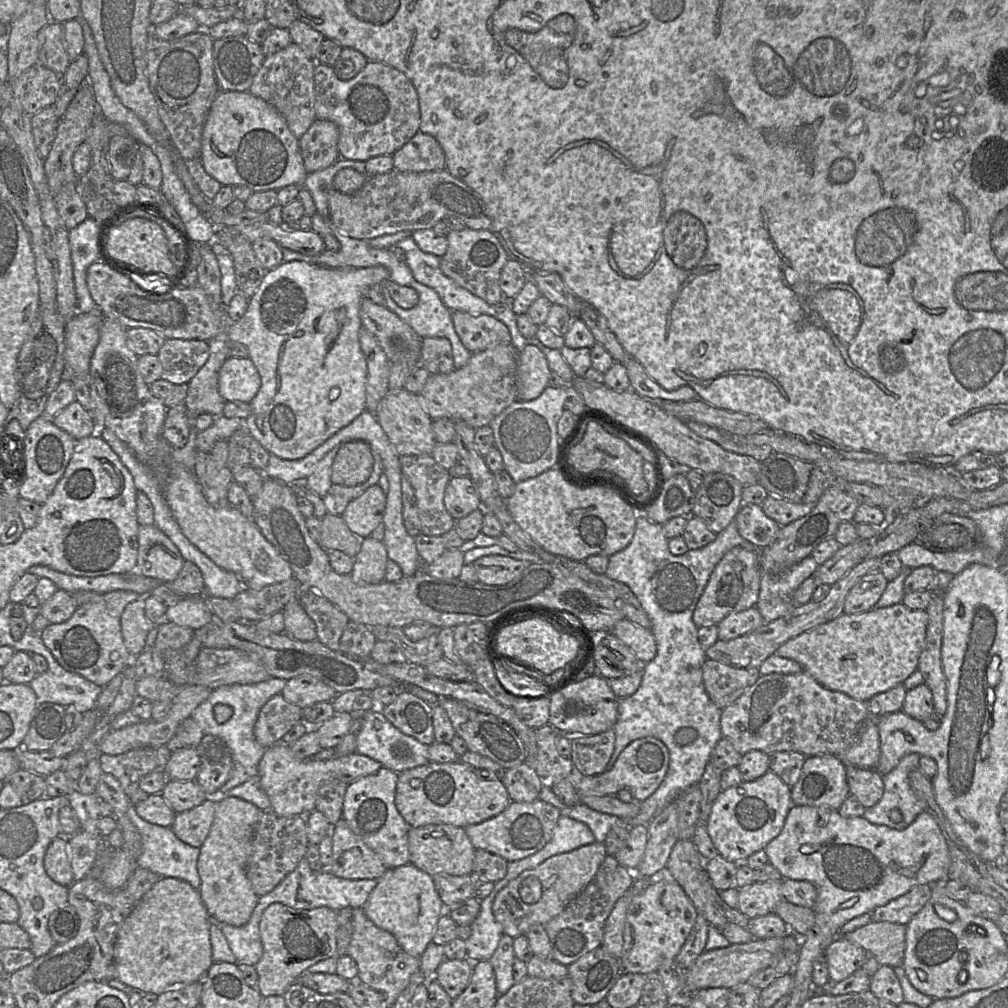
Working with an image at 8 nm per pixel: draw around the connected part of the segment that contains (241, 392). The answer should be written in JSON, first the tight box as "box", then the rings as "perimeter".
{"box":[219,356,261,403],"perimeter":[[[229,356],[219,372],[219,393],[227,401],[250,403],[261,384],[260,373],[249,357]]]}

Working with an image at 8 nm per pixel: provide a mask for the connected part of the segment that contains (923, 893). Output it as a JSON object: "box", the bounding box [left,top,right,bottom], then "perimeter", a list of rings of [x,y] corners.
{"box":[872,884,932,925],"perimeter":[[[929,884],[914,886],[907,893],[873,910],[872,921],[907,925],[930,900],[931,895],[932,889]]]}

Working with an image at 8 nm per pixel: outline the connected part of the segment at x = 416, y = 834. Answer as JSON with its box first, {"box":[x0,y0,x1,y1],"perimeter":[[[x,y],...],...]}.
{"box":[408,824,476,876],"perimeter":[[[430,824],[410,827],[408,833],[410,863],[431,876],[447,874],[452,876],[471,875],[476,849],[462,827],[449,824]]]}

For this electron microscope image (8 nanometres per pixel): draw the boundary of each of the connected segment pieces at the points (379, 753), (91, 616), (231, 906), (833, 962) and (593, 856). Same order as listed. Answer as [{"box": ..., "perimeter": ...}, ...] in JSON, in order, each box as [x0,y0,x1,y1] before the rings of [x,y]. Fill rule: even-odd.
[{"box":[350,707,429,774],"perimeter":[[[374,707],[367,711],[350,713],[352,719],[362,718],[362,728],[357,738],[356,753],[372,758],[398,774],[427,764],[429,760],[428,746],[408,736],[396,728],[381,712]]]},{"box":[41,590,144,687],"perimeter":[[[124,590],[103,594],[102,600],[79,606],[67,621],[46,627],[41,632],[43,643],[65,670],[104,687],[136,657],[125,646],[120,619],[129,603],[144,598]]]},{"box":[199,797,260,927],"perimeter":[[[237,797],[214,800],[214,820],[207,838],[199,848],[199,893],[214,921],[240,927],[248,922],[259,899],[247,877],[247,864],[251,854],[253,828],[260,817],[260,809]]]},{"box":[825,937,864,983],"perimeter":[[[845,937],[835,938],[825,949],[829,981],[837,983],[861,969],[864,961],[864,950]]]},{"box":[492,841,607,935],"perimeter":[[[595,841],[572,851],[558,854],[537,867],[522,872],[497,893],[492,912],[506,935],[525,935],[534,924],[546,925],[559,915],[593,879],[607,856],[604,843]]]}]

